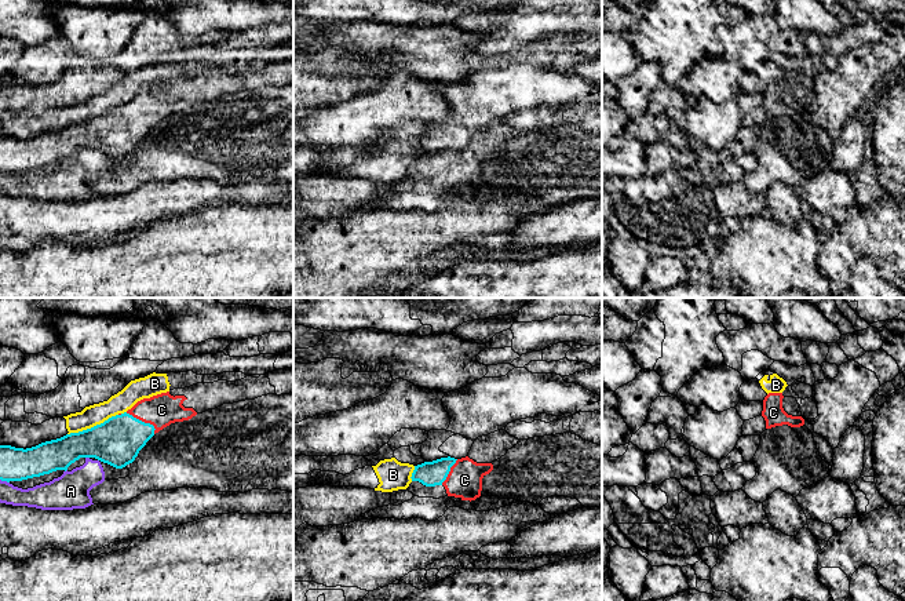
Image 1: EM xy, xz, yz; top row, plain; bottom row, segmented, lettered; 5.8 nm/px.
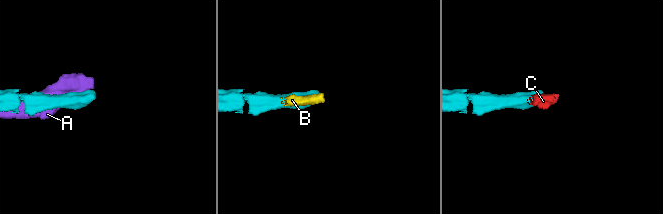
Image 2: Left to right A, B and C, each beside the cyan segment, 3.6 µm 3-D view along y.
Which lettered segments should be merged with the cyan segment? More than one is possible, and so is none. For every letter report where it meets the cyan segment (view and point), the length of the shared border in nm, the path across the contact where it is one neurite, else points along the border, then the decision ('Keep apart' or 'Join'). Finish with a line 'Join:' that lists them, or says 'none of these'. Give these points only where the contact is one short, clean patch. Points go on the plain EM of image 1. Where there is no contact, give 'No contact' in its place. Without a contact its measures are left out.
A: Touches cyan at xy (87, 148). Shared border 30 nm. Keep apart
B: Touches cyan at xy (94, 117). Shared border 320 nm. Boundary: xy (117, 105), (90, 119), (68, 126). Keep apart
C: Touches cyan at xy (143, 113). Shared border 220 nm. Path across: xy (117, 133), (143, 113), (161, 101). Join
Join: C

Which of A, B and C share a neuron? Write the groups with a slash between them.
A / B / C

